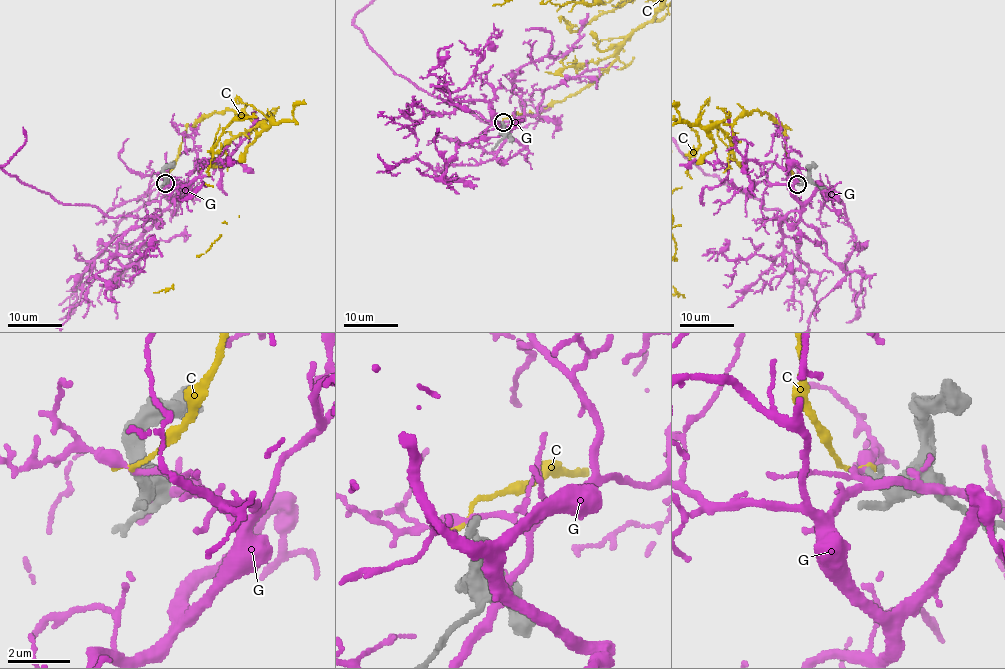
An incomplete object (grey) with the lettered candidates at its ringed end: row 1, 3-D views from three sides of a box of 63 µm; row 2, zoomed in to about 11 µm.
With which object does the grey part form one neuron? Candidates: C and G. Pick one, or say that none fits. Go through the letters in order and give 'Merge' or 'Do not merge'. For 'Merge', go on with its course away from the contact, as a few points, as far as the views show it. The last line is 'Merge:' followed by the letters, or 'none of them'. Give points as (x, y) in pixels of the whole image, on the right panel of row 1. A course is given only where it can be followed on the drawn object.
C: Do not merge
G: Do not merge
Merge: none of them

